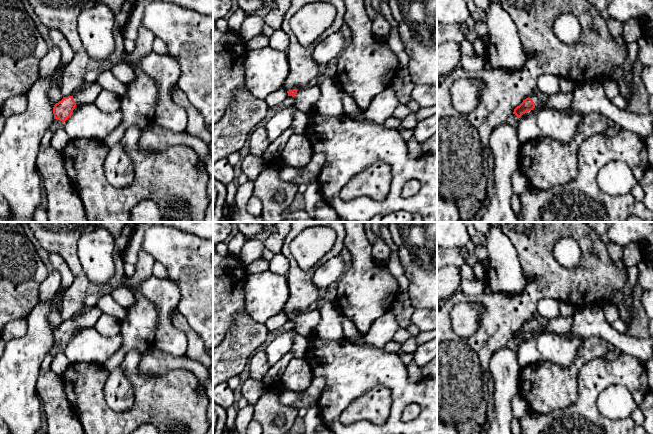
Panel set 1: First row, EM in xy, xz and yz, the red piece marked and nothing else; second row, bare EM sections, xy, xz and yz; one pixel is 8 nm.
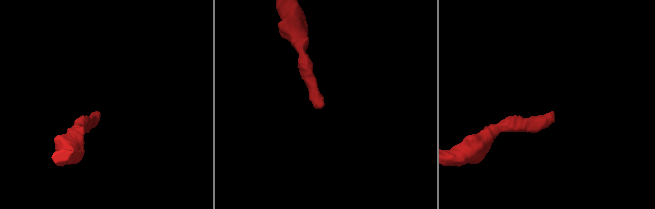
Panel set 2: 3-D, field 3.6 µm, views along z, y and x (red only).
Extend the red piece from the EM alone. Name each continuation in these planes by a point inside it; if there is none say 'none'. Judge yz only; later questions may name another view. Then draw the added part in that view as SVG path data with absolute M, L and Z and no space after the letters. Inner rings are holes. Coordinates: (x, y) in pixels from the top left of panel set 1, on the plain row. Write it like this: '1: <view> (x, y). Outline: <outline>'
1: yz (538, 321). Outline: M537 314L530 320L530 322L533 324L536 331L540 328L545 329L549 321L543 318L541 315Z

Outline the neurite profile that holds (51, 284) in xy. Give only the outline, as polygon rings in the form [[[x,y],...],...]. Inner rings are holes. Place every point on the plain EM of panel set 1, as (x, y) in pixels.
[[[54,269],[49,270],[47,278],[39,288],[39,302],[45,303],[58,291],[61,285],[60,273]]]

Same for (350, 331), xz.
[[[344,316],[342,318],[342,326],[344,329],[344,339],[350,343],[353,343],[359,334],[354,323]]]

